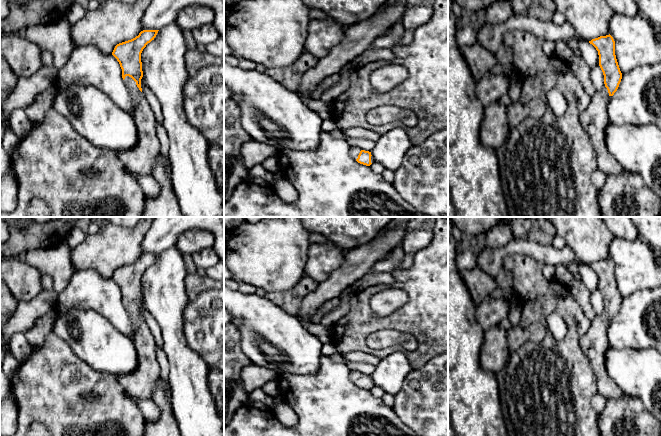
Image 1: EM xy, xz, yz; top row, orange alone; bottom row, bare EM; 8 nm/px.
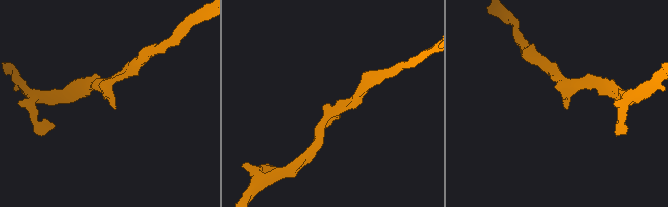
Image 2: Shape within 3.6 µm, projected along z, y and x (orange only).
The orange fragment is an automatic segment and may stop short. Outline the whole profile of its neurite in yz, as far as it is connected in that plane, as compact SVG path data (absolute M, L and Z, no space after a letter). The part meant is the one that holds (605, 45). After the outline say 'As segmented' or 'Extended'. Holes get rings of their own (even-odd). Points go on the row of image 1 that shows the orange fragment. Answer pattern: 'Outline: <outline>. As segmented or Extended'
Outline: M609 34L592 39L589 43L598 51L605 86L591 97L588 107L580 114L580 122L595 149L598 169L606 175L618 175L624 169L605 143L605 132L611 123L608 115L609 97L617 91L622 79L615 55L615 41Z. Extended

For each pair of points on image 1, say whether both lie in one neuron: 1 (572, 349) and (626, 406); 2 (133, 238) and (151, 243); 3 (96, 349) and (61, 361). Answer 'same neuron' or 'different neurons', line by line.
1: different neurons
2: different neurons
3: different neurons

